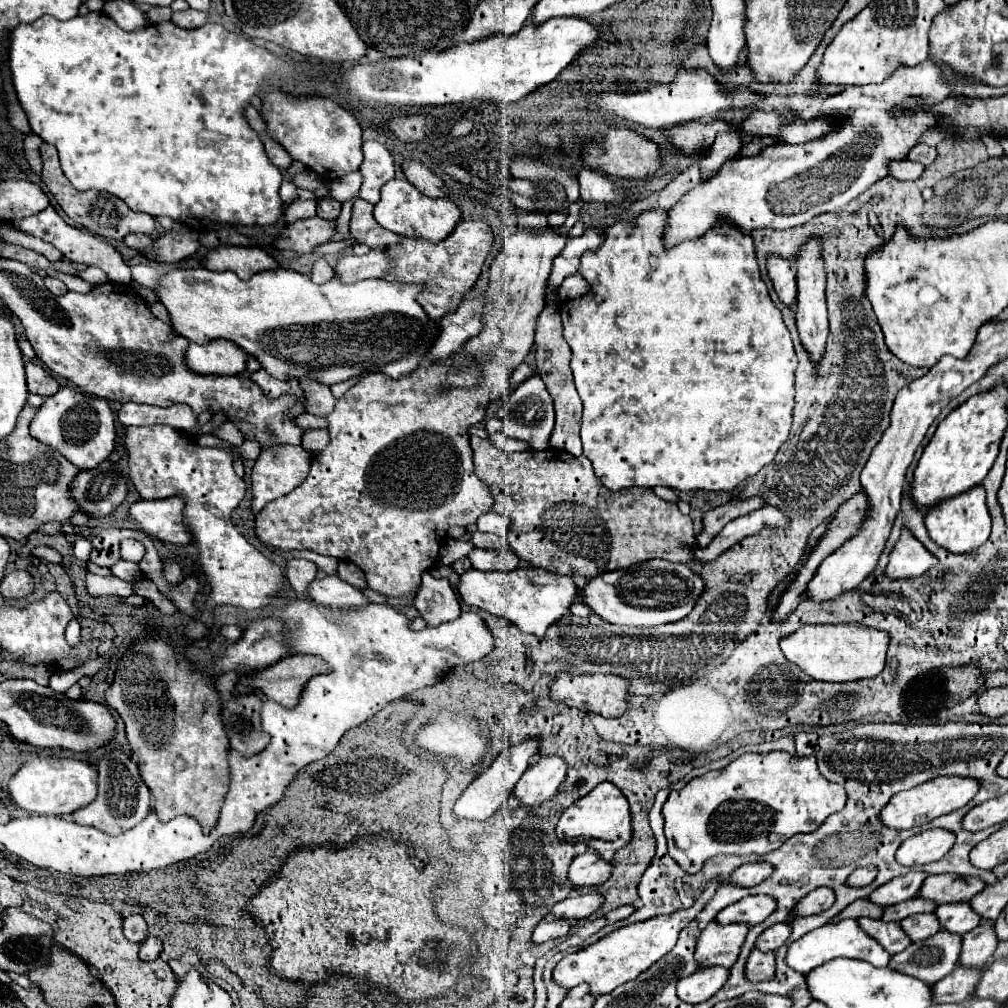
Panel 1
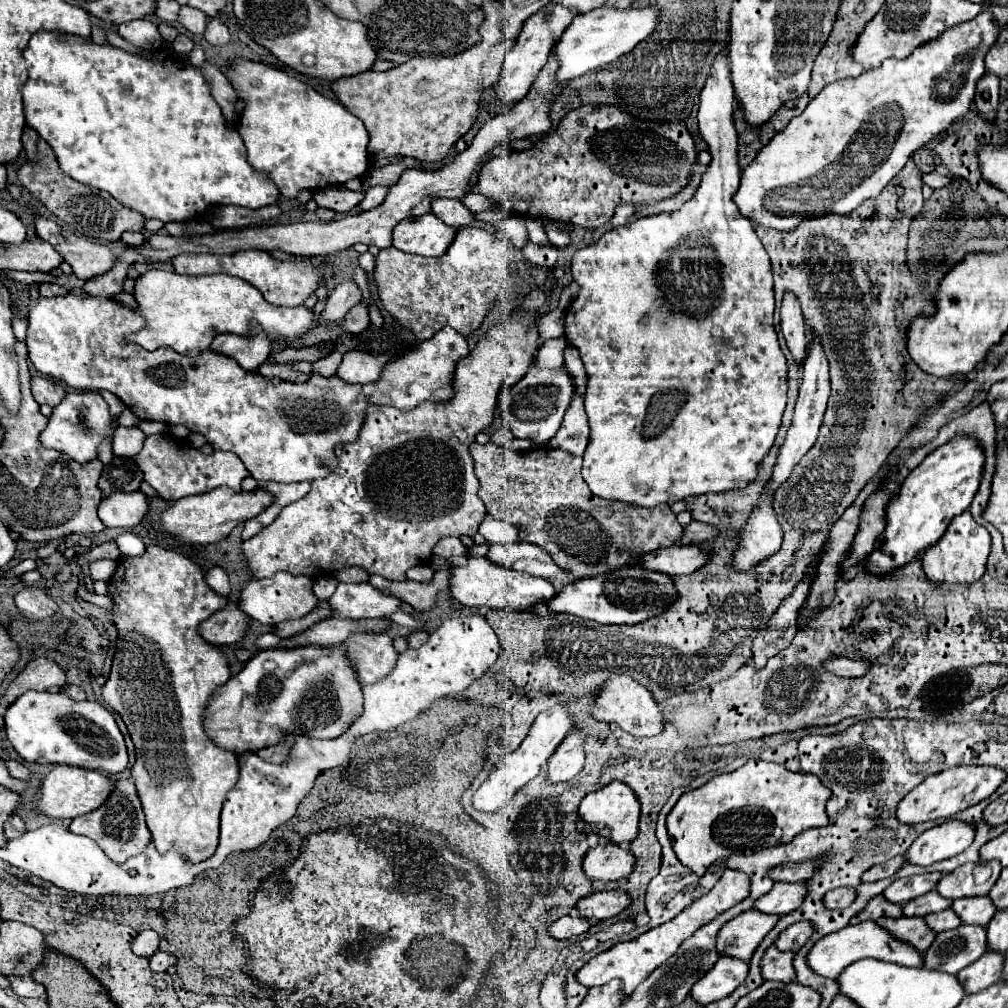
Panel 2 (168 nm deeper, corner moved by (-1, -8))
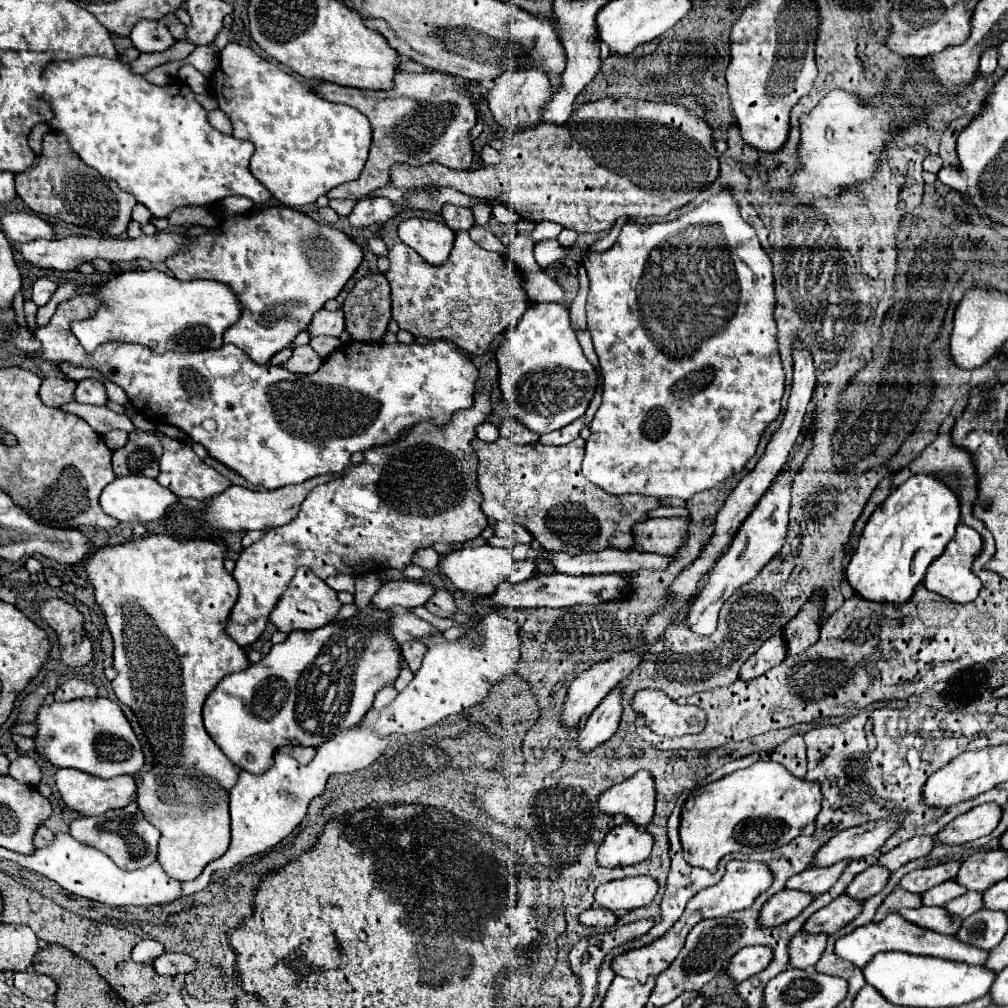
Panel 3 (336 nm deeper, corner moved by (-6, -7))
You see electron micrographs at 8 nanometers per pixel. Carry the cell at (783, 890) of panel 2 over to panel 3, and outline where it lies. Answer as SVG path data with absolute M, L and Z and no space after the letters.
M842 860L836 866L828 866L828 868L808 868L796 876L792 876L786 884L786 888L794 888L794 890L812 890L812 894L824 894L826 890L830 890L832 884L836 884L836 880L840 878L840 874L844 872L844 868L850 864L850 860Z

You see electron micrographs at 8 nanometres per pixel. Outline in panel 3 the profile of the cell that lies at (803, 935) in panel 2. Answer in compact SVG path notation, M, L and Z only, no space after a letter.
M842 894L834 898L822 910L812 914L812 918L808 918L808 922L804 924L804 930L808 930L810 934L820 934L820 932L834 934L846 924L850 924L852 918L856 918L862 912L862 904L864 900L856 900L856 898Z

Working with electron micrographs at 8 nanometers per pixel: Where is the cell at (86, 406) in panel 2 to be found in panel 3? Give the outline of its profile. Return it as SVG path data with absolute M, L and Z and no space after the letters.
M80 380L78 388L76 388L76 402L84 402L84 404L98 404L104 406L106 404L106 390L102 386L100 380Z

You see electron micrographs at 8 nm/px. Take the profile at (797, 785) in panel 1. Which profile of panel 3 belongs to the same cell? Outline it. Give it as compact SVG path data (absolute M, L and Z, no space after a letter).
M756 762L744 770L736 770L712 784L706 784L692 792L686 806L682 808L682 820L680 820L680 840L684 848L684 860L692 866L706 868L710 872L716 872L716 866L722 856L730 852L764 852L780 848L788 842L792 842L796 836L812 834L816 816L820 812L822 792L818 782L804 782L778 762Z

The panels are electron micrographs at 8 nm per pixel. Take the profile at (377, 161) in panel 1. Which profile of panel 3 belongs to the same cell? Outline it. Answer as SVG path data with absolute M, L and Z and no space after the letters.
M374 196L366 198L354 206L352 214L348 216L350 224L356 228L368 228L374 224L386 224L388 220L396 218L396 210L388 198Z

